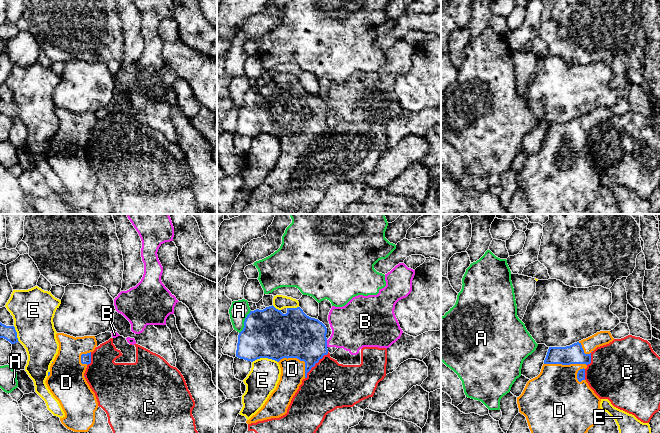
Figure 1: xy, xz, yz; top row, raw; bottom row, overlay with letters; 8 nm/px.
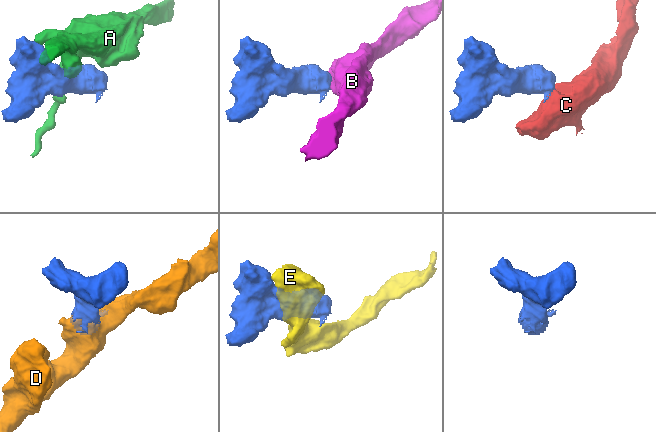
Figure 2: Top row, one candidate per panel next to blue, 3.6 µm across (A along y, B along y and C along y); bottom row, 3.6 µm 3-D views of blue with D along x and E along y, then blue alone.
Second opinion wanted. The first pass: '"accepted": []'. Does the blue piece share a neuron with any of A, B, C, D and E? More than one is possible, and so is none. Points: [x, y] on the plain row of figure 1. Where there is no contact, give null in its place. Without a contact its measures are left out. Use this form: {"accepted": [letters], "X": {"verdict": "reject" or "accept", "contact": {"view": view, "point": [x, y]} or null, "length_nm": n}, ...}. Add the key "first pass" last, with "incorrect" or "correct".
{"accepted": ["D"], "A": {"verdict": "reject", "contact": {"view": "xz", "point": [244, 98]}, "length_nm": 220}, "B": {"verdict": "reject", "contact": {"view": "xz", "point": [326, 119]}, "length_nm": 60}, "C": {"verdict": "reject", "contact": {"view": "xz", "point": [314, 141]}, "length_nm": 280}, "D": {"verdict": "accept", "contact": {"view": "yz", "point": [565, 140]}, "length_nm": 340}, "E": {"verdict": "reject", "contact": {"view": "xz", "point": [264, 133]}, "length_nm": 200}, "first pass": "incorrect"}

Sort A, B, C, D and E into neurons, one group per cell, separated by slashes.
A / B / C / D / E

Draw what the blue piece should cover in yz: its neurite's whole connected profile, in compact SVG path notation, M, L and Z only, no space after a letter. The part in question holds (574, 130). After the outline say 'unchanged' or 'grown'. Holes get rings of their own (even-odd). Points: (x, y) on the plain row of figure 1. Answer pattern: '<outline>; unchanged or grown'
M600 107L570 122L549 123L540 150L537 153L529 156L522 170L519 173L517 173L519 188L526 193L529 205L531 207L531 212L529 214L582 214L588 208L588 206L595 201L597 196L596 191L601 186L600 184L601 175L594 169L594 167L589 163L588 159L586 158L585 145L587 144L587 141L591 139L591 129L597 123L609 120L613 116L614 114L612 113L610 107Z; grown

